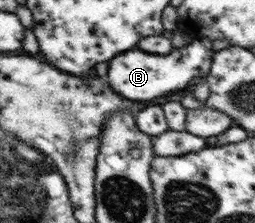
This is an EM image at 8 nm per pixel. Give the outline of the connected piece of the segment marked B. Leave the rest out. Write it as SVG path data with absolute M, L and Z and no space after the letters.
M190 40L182 49L174 49L168 55L148 55L144 51L126 51L116 55L108 67L108 79L116 93L132 101L152 101L160 97L168 97L170 93L180 93L182 89L192 89L193 85L208 75L216 51L212 49L212 40Z

